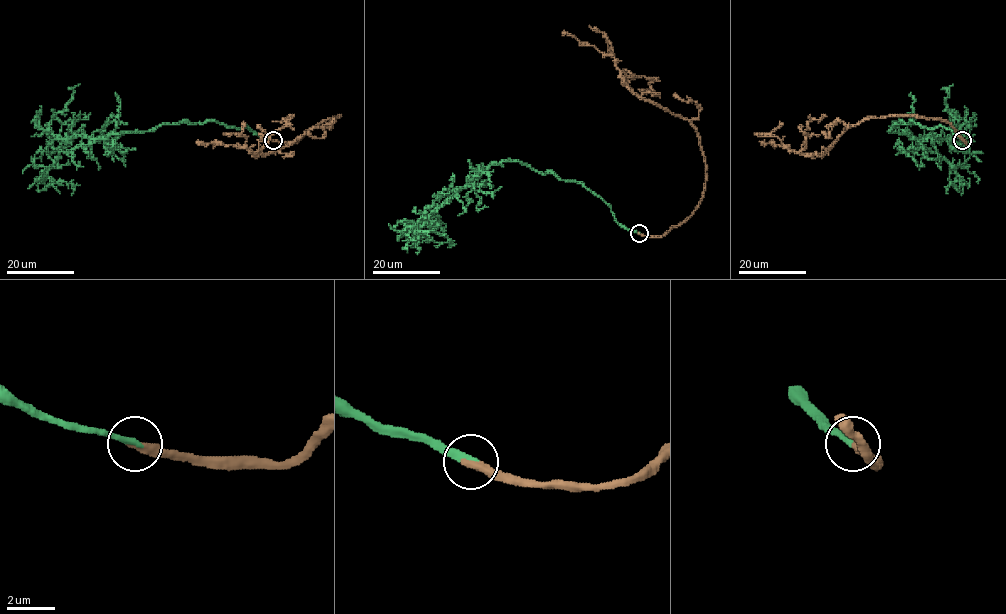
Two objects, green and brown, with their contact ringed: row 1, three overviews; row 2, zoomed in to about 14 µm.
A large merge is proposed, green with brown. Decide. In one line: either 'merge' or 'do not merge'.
merge

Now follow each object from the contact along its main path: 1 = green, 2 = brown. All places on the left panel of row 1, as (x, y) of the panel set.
1: (273, 140), (215, 121), (58, 137), (51, 118), (72, 89)
2: (273, 140), (295, 142), (307, 130), (340, 115), (265, 154), (254, 154), (245, 147), (196, 142)

